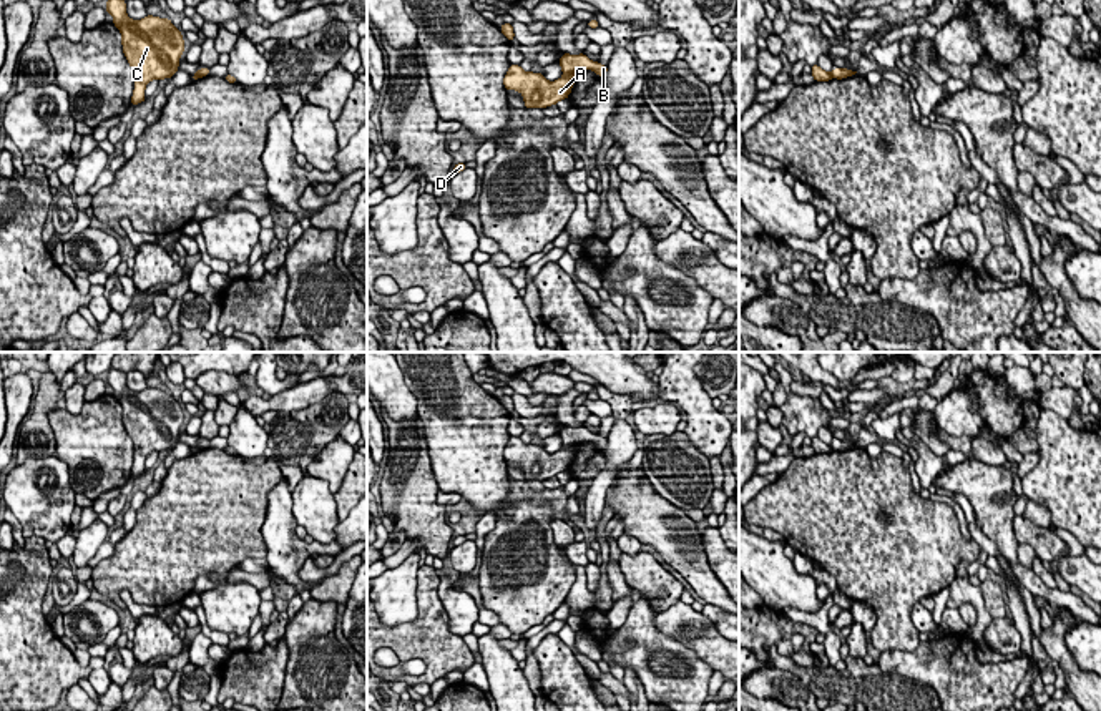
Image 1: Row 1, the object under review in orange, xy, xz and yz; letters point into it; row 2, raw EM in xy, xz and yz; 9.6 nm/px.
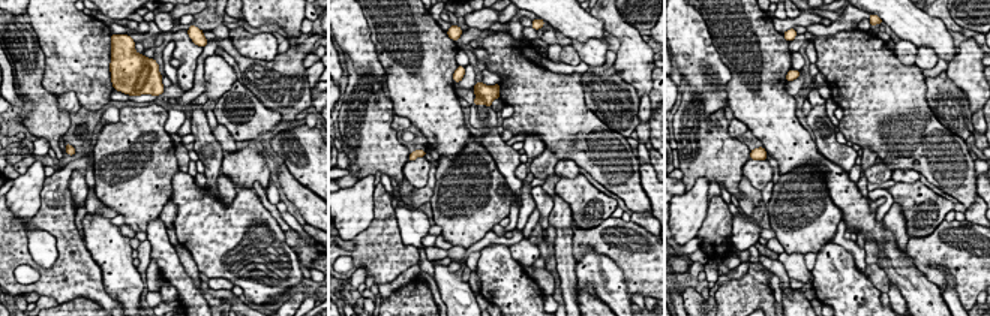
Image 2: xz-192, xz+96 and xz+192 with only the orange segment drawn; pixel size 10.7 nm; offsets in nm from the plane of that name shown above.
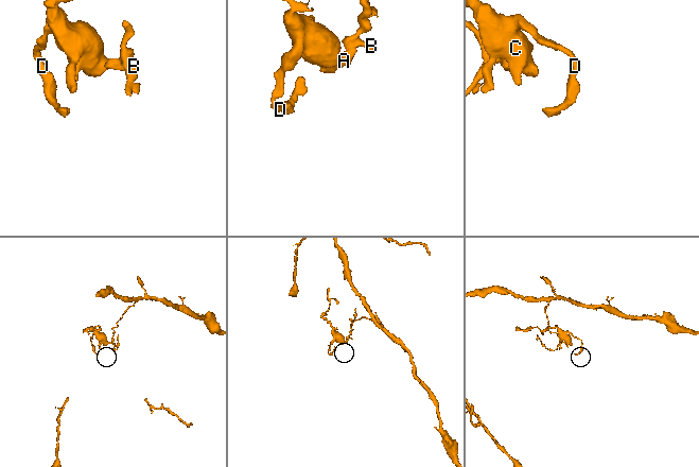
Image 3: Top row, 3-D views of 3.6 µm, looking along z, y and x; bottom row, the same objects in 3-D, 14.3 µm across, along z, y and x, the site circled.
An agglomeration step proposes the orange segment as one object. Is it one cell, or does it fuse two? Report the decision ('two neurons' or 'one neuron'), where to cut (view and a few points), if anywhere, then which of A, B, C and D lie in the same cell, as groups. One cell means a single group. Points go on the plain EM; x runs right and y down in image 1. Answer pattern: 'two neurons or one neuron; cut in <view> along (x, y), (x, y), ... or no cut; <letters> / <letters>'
two neurons; cut in xz along (573, 444), (563, 447); A C D / B

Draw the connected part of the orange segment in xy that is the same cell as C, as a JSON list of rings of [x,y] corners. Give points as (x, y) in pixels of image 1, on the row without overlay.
[[[113,367],[106,372],[106,385],[113,387],[113,397],[121,404],[123,425],[135,445],[131,477],[143,475],[151,452],[169,452],[178,444],[184,424],[181,402],[169,390],[153,387],[131,392],[126,374]]]

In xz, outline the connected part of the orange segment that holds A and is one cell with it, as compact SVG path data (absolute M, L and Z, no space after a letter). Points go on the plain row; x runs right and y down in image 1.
M510 437L503 457L506 463L520 463L528 482L543 482L556 477L560 472L566 472L575 452L575 445L570 445L555 454L548 454L543 445L525 444L520 437Z

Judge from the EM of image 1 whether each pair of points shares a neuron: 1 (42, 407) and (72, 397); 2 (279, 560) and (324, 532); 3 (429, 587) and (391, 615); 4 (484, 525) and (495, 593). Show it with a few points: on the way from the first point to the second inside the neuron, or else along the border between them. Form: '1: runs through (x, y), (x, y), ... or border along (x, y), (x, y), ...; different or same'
1: border along (63, 392), (67, 407); different
2: border along (314, 539), (322, 544), (336, 540); different
3: border along (419, 567), (417, 617), (391, 627); different
4: border along (497, 520), (485, 537), (480, 555); different

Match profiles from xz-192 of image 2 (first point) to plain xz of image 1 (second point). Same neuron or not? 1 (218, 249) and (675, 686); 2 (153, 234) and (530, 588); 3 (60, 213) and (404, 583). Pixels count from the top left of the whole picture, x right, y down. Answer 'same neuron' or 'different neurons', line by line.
1: same neuron
2: different neurons
3: different neurons

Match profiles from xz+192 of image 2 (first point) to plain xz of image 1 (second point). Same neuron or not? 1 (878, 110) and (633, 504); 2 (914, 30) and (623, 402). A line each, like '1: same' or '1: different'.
1: same
2: different

